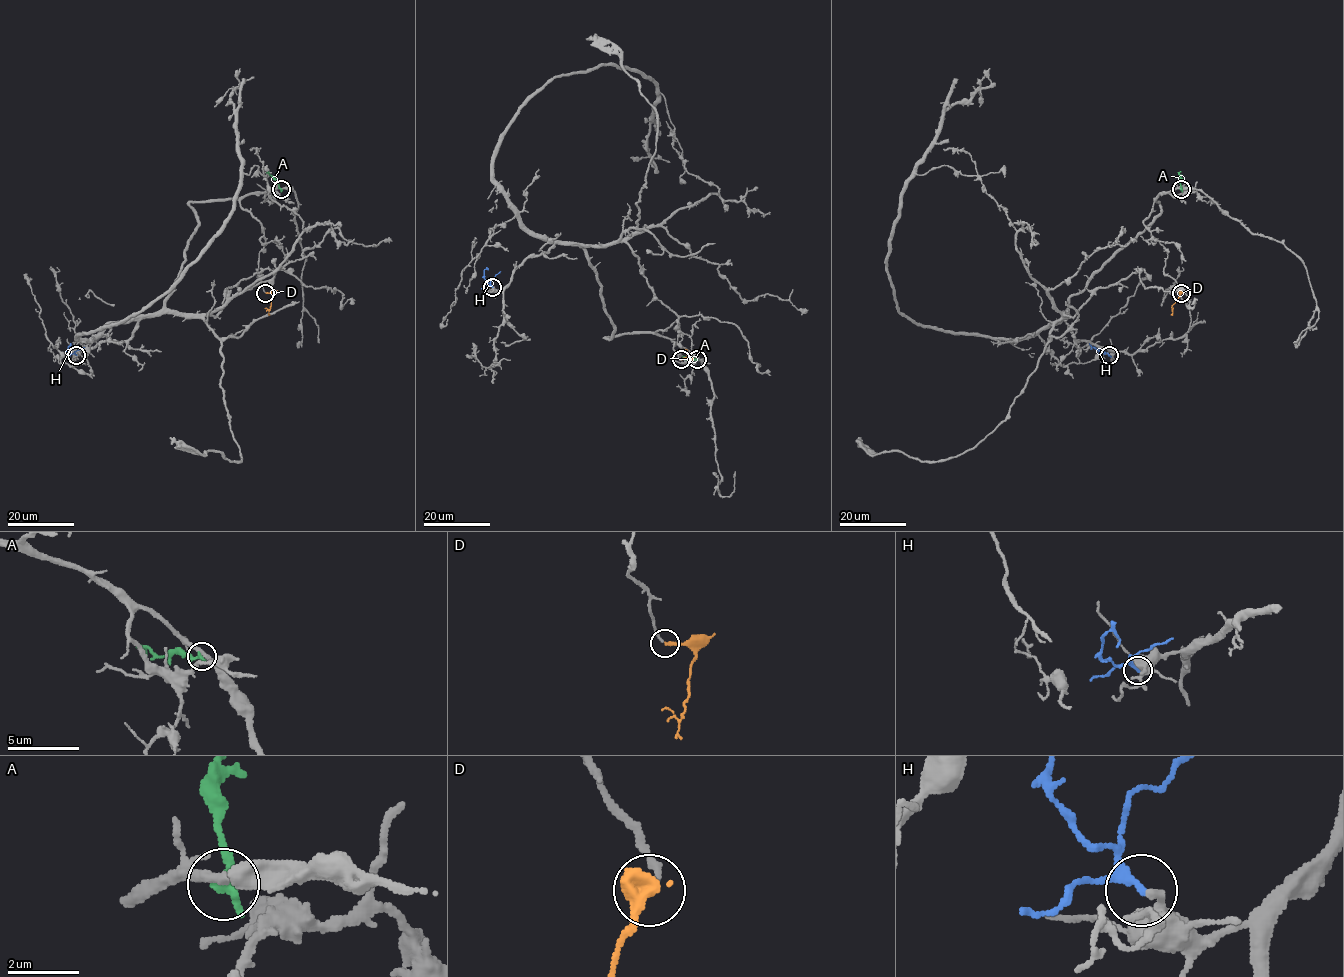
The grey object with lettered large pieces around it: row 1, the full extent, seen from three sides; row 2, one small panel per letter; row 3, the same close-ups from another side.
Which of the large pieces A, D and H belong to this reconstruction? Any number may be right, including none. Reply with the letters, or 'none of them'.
D

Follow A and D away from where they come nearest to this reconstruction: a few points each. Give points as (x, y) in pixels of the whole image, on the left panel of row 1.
A: (281, 189), (266, 172)
D: (265, 292), (272, 295), (268, 315)

